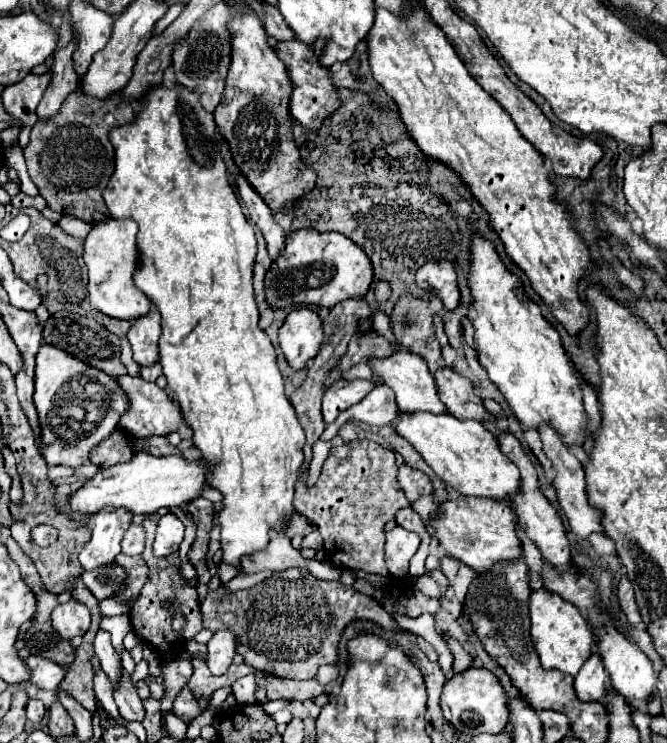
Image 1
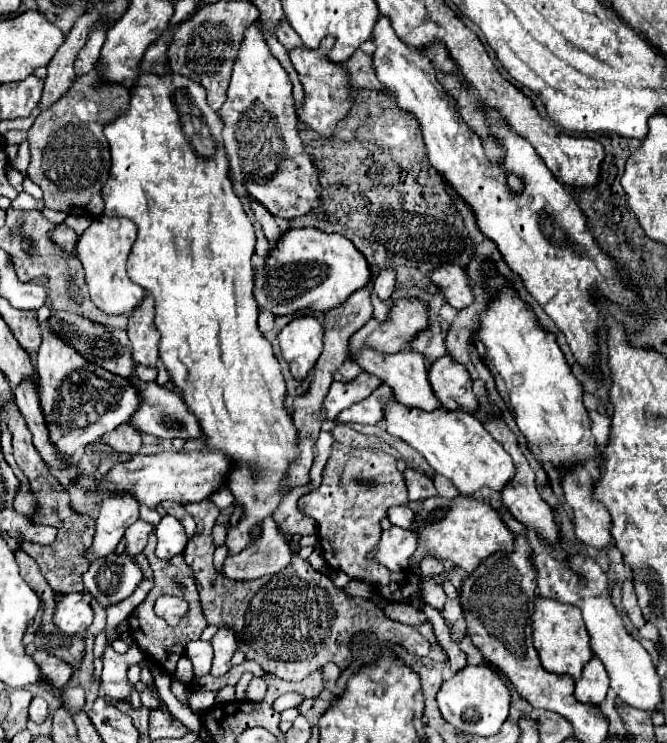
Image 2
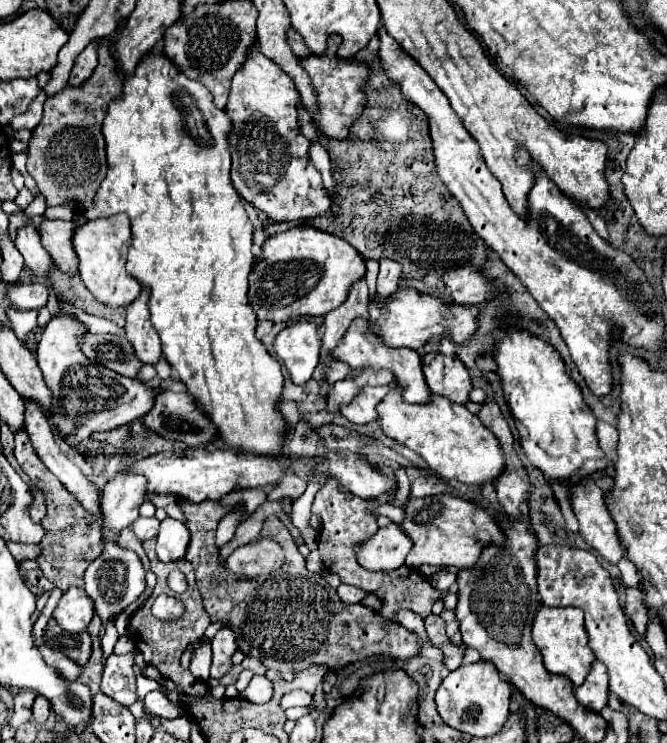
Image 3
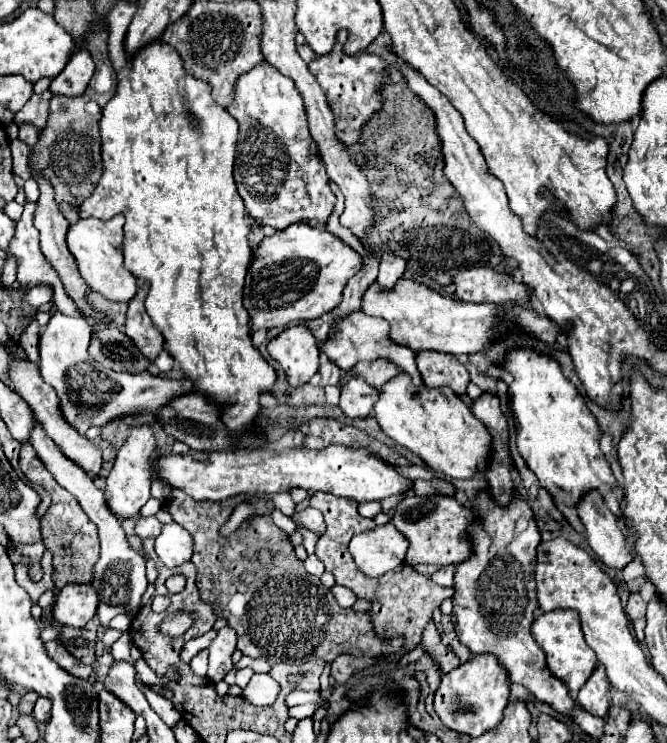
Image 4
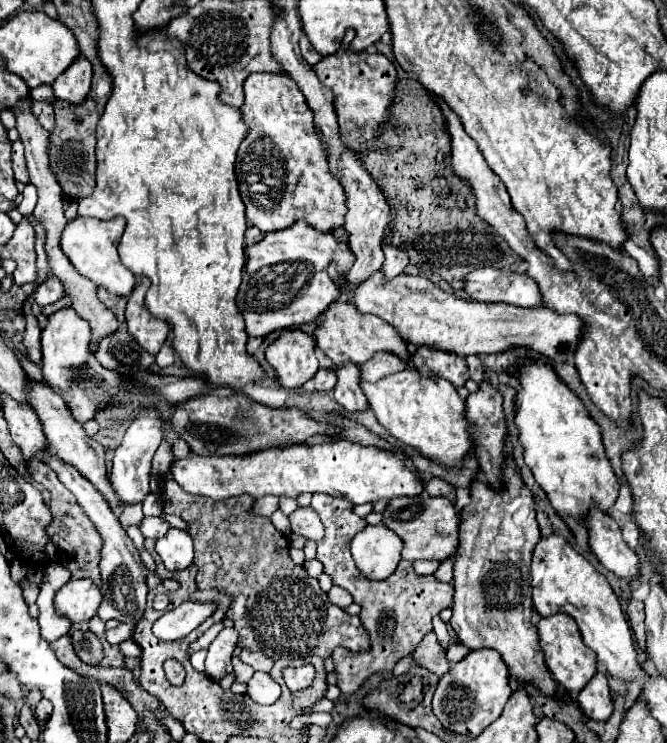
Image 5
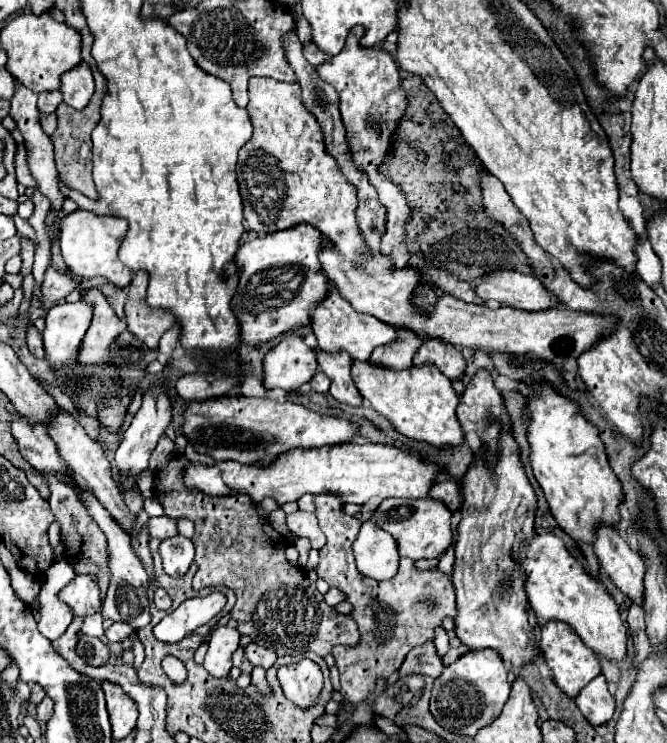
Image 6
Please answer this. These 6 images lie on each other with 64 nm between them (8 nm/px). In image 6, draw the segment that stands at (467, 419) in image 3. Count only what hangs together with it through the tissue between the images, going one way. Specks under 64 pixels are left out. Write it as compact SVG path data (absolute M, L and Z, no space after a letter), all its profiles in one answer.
M352 360L352 380L358 392L370 402L374 410L386 416L400 434L412 440L424 440L430 444L458 446L464 440L464 432L456 418L458 396L446 376L436 366L410 366L406 370L386 370L374 366L374 362Z

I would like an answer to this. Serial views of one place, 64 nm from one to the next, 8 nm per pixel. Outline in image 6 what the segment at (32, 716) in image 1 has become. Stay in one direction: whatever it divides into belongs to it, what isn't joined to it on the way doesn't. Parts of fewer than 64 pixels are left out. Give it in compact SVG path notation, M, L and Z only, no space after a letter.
M44 698L38 706L36 706L36 720L40 722L40 724L46 724L50 718L52 718L52 714L54 714L54 702L52 702L52 698Z

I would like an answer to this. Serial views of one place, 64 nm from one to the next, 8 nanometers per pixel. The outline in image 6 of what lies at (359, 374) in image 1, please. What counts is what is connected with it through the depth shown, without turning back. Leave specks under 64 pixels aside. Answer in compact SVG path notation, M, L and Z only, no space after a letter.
M318 372L312 380L310 380L310 386L312 386L312 392L328 392L328 388L330 388L330 380L328 380L328 376L326 374L322 374L322 372Z

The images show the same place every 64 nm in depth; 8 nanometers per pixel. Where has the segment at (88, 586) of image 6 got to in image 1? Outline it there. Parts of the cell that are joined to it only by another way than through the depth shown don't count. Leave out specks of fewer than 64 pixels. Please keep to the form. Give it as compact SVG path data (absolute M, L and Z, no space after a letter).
M70 598L68 602L58 604L54 608L54 612L52 612L52 626L62 638L78 640L88 630L90 618L92 618L90 610L82 602Z

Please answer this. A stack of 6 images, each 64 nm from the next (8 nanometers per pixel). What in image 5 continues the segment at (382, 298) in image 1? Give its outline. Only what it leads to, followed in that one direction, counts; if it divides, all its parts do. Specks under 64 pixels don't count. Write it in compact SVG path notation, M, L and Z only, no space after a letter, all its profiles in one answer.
M386 238L386 240L382 242L382 250L384 250L384 254L386 254L386 262L384 262L384 266L382 266L384 276L386 276L386 278L394 278L394 276L402 274L404 268L408 266L408 254L406 254L402 248L398 248L398 246L392 246L392 244L390 244L390 238Z

